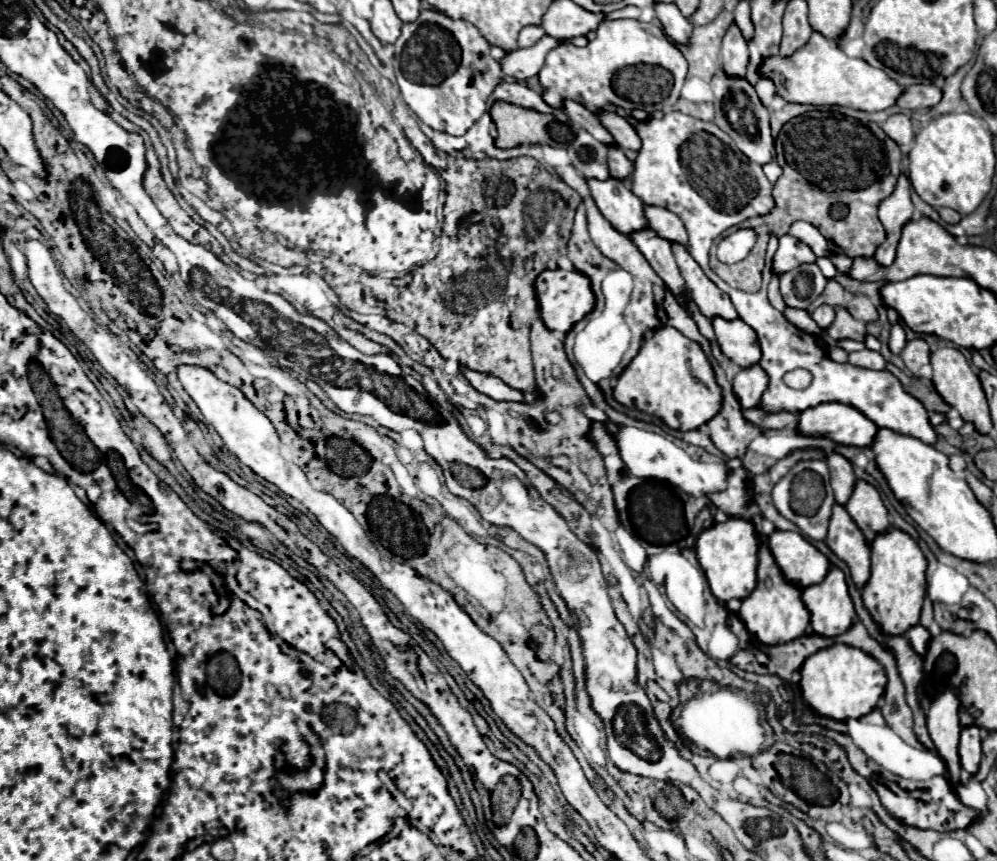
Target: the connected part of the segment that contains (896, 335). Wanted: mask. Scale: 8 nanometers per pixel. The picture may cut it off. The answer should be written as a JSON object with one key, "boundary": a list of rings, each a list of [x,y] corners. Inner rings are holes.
{"boundary":[[[893,323],[891,327],[891,339],[889,339],[889,347],[893,353],[901,353],[901,349],[905,347],[905,327],[901,323]]]}

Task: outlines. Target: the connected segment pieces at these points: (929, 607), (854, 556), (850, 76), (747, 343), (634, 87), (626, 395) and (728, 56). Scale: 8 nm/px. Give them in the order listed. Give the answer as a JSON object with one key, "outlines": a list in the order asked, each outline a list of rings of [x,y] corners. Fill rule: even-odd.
{"outlines":[[[[925,597],[925,603],[923,603],[923,611],[921,611],[921,621],[919,621],[923,627],[927,627],[931,631],[931,635],[939,635],[941,633],[941,627],[935,623],[933,619],[933,601],[929,597]]],[[[839,503],[833,505],[827,545],[839,559],[843,559],[849,565],[855,585],[863,587],[869,579],[871,547],[865,541],[865,535],[861,533],[857,523],[847,513],[847,509]]],[[[813,31],[809,43],[795,51],[795,55],[787,59],[767,59],[767,63],[763,63],[763,77],[771,77],[779,87],[777,93],[789,103],[843,105],[861,111],[883,111],[893,107],[905,93],[905,87],[901,87],[885,71],[871,67],[865,59],[845,55],[833,39],[827,39],[819,31]]],[[[713,317],[713,327],[723,355],[733,363],[749,367],[761,359],[757,333],[747,323],[743,323],[743,319],[727,321],[723,317]]],[[[615,19],[599,27],[593,41],[585,47],[563,43],[547,53],[539,79],[545,85],[543,99],[561,109],[561,101],[575,99],[591,111],[607,109],[609,103],[631,109],[671,111],[677,103],[687,75],[687,59],[675,43],[667,39],[661,27],[637,19]]],[[[669,325],[659,327],[655,335],[641,345],[637,357],[619,375],[615,385],[615,399],[625,407],[637,407],[663,419],[663,423],[677,431],[699,429],[719,413],[723,403],[715,371],[701,345],[687,339],[681,331]]],[[[733,21],[723,37],[721,65],[723,65],[723,71],[727,71],[729,75],[743,75],[745,77],[747,63],[749,63],[747,41],[745,41],[741,29],[737,27],[737,23]]]]}

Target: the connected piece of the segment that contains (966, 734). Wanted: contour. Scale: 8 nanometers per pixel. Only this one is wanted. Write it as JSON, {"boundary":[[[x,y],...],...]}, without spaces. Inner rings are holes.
{"boundary":[[[963,727],[961,731],[961,743],[959,743],[959,757],[961,757],[961,767],[967,773],[977,773],[979,761],[981,761],[981,735],[979,727]]]}

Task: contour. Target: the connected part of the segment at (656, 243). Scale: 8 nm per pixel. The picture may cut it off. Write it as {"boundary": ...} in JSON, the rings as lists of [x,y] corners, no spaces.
{"boundary":[[[645,227],[631,233],[631,241],[639,247],[639,251],[645,255],[649,265],[657,271],[657,275],[667,283],[667,287],[675,293],[679,303],[683,303],[685,297],[685,285],[683,277],[679,275],[675,257],[671,253],[671,245],[667,239],[659,237],[653,229]]]}

